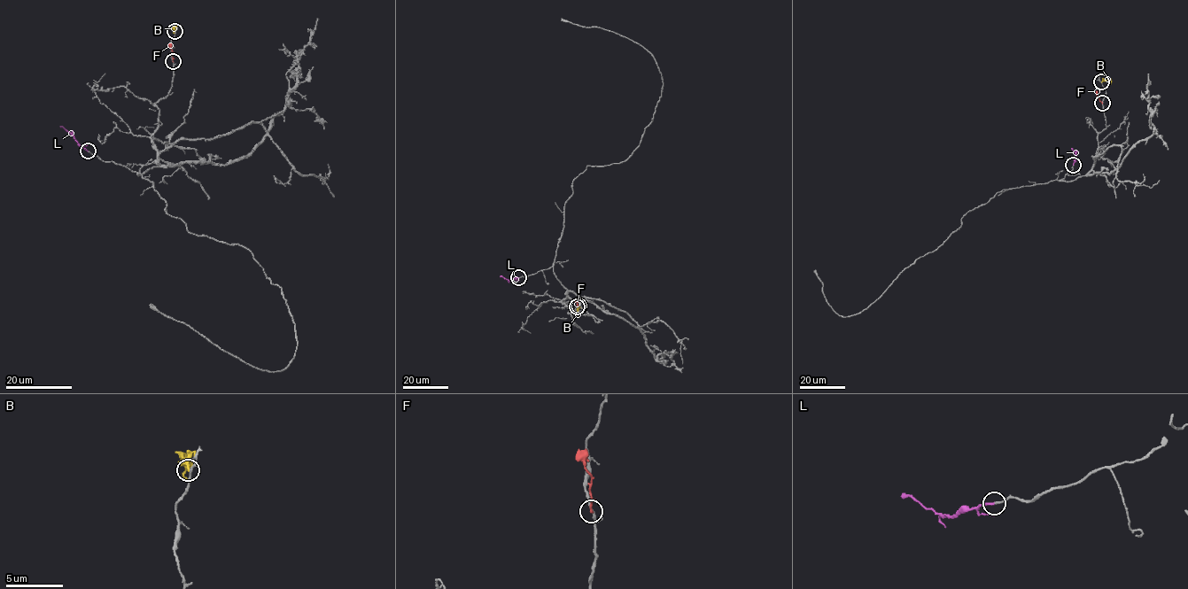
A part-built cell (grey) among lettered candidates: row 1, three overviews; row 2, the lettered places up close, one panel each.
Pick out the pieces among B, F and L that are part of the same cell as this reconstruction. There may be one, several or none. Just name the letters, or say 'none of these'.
L

